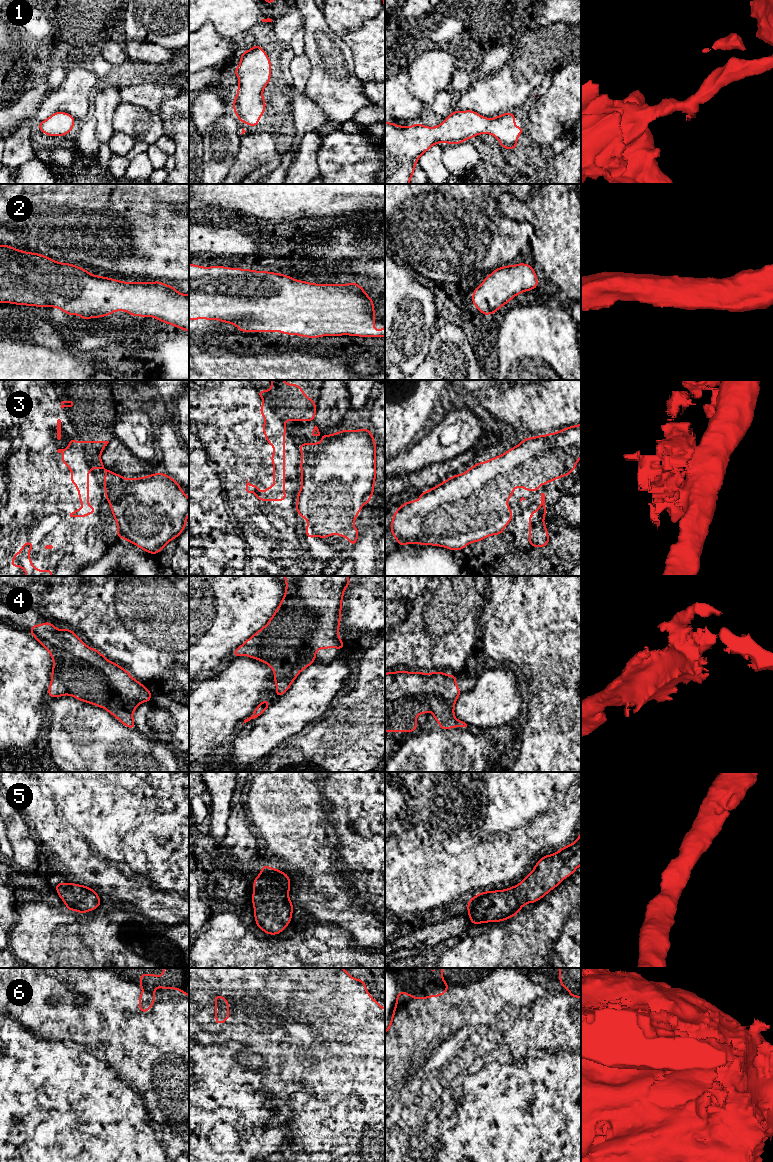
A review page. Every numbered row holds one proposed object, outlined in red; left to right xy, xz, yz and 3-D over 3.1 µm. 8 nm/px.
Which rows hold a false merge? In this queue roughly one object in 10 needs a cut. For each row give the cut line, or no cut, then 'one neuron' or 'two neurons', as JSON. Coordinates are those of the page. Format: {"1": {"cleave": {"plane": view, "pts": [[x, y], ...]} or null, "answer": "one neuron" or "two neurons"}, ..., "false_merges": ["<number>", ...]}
{"1": {"cleave": null, "answer": "one neuron"}, "2": {"cleave": null, "answer": "one neuron"}, "3": {"cleave": null, "answer": "one neuron"}, "4": {"cleave": null, "answer": "one neuron"}, "5": {"cleave": null, "answer": "one neuron"}, "6": {"cleave": null, "answer": "one neuron"}, "false_merges": []}

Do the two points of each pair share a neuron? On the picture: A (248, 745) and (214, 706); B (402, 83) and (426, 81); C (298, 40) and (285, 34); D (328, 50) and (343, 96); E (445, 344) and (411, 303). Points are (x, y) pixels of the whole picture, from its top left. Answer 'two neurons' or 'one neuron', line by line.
A: two neurons
B: two neurons
C: two neurons
D: one neuron
E: two neurons

